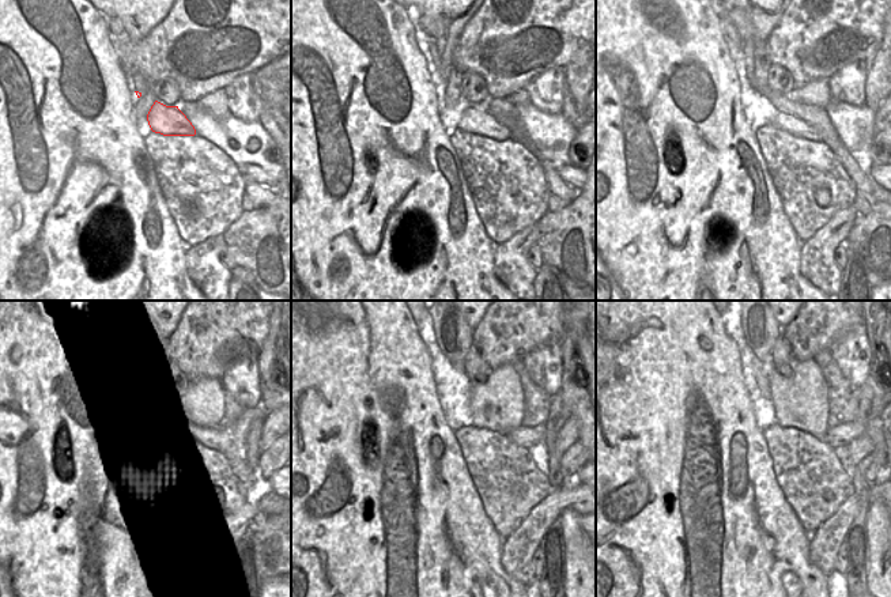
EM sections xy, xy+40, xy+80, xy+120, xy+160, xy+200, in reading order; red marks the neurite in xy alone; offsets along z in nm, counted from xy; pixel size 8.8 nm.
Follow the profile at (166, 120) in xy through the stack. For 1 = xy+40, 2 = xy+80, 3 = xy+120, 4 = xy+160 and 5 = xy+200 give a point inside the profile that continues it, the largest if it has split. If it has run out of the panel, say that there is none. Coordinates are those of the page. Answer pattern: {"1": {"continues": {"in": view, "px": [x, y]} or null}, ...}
{"1": {"continues": {"in": "xy+40", "px": [474, 121]}}, "2": {"continues": {"in": "xy+80", "px": [792, 124]}}, "3": {"continues": {"in": "xy+120", "px": [218, 437]}}, "4": {"continues": {"in": "xy+160", "px": [525, 437]}}, "5": {"continues": {"in": "xy+200", "px": [841, 435]}}}

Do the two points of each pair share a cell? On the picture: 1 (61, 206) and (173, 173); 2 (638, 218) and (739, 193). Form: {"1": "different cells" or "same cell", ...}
{"1": "different cells", "2": "same cell"}

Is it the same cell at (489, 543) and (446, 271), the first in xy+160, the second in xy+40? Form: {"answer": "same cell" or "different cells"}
{"answer": "same cell"}

